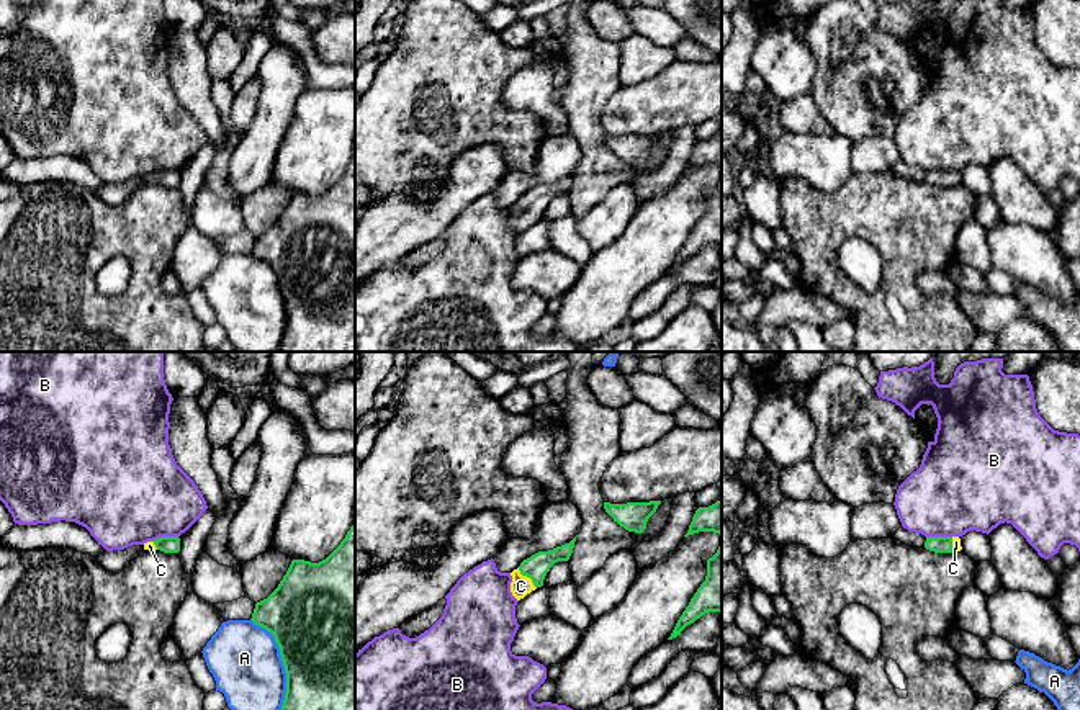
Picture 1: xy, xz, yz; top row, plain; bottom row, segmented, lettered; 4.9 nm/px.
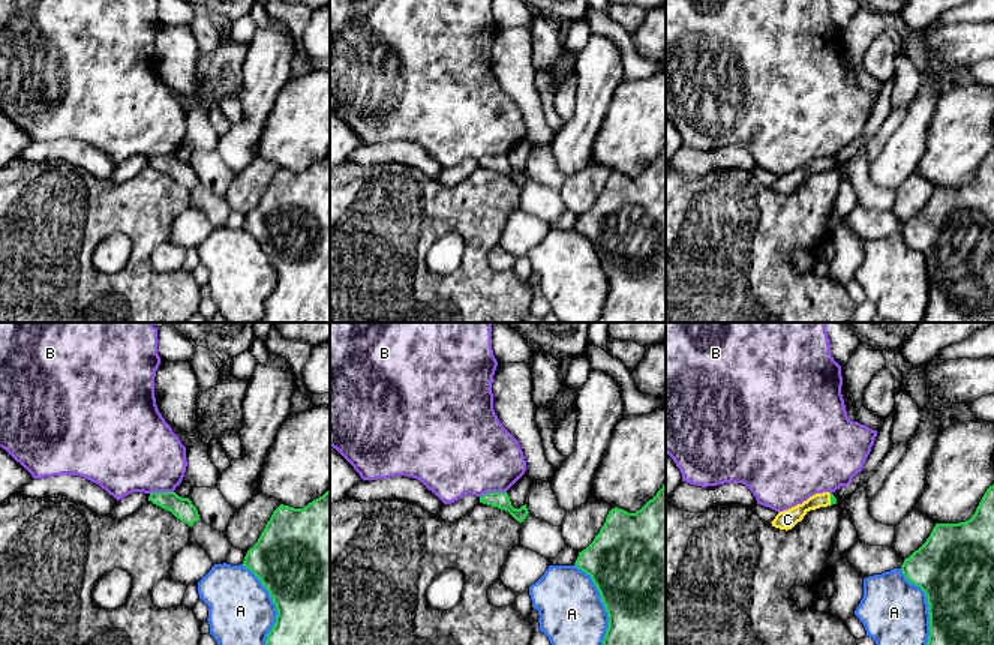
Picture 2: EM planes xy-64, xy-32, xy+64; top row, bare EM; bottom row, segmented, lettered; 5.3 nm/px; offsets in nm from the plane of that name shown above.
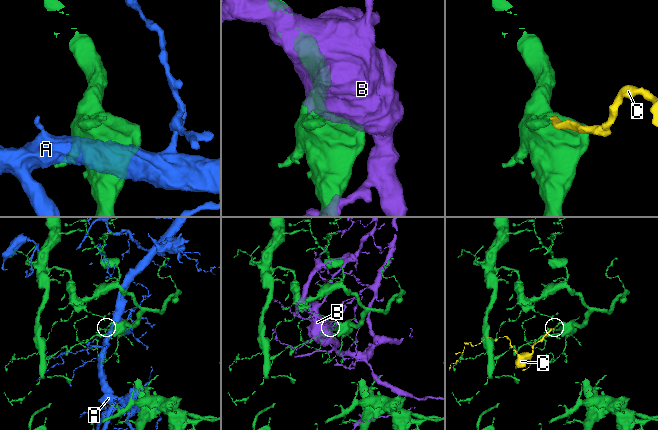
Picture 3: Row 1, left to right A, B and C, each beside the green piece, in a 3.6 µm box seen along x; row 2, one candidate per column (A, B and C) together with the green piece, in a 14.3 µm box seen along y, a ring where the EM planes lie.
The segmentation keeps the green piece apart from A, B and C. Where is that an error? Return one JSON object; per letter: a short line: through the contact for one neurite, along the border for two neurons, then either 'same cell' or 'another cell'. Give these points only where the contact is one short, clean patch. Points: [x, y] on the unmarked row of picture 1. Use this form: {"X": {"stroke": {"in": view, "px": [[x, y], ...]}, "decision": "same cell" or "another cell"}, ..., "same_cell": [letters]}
{"A": {"decision": "another cell"}, "B": {"decision": "another cell"}, "C": {"stroke": {"in": "xz", "px": [[535, 200], [527, 210], [521, 220]]}, "decision": "same cell"}, "same_cell": ["C"]}

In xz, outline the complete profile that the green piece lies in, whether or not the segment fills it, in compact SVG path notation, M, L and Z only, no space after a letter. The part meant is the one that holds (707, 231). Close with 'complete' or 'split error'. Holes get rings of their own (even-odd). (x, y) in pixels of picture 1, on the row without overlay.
M722 133L709 141L699 141L692 151L689 164L684 170L713 165L720 169L717 186L707 193L707 209L700 218L689 239L679 250L671 270L676 272L681 265L709 245L722 245Z | complete

